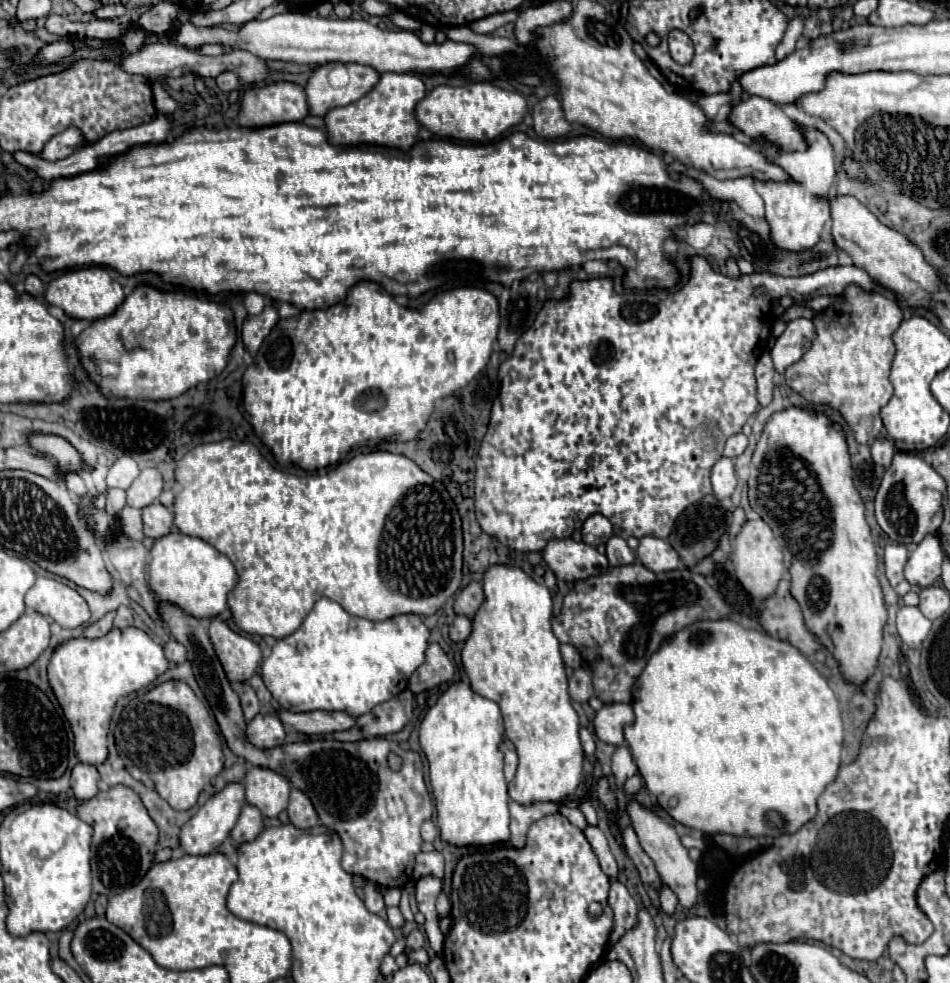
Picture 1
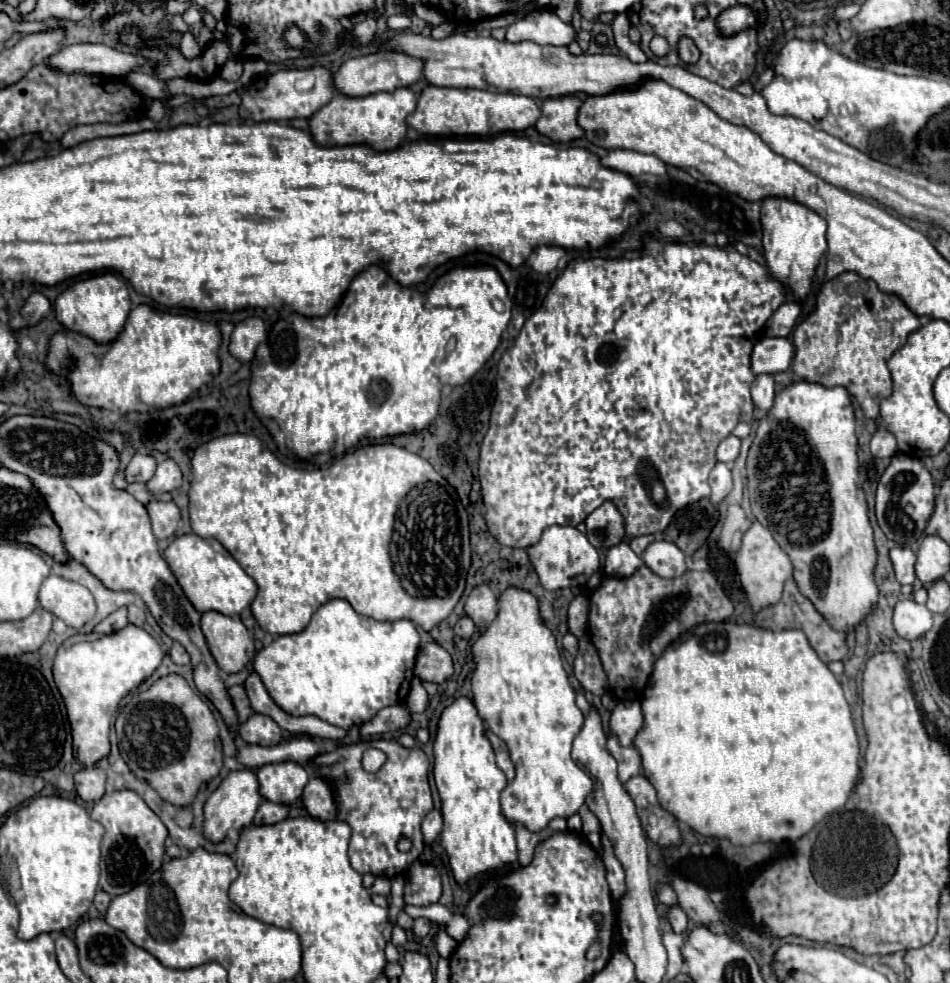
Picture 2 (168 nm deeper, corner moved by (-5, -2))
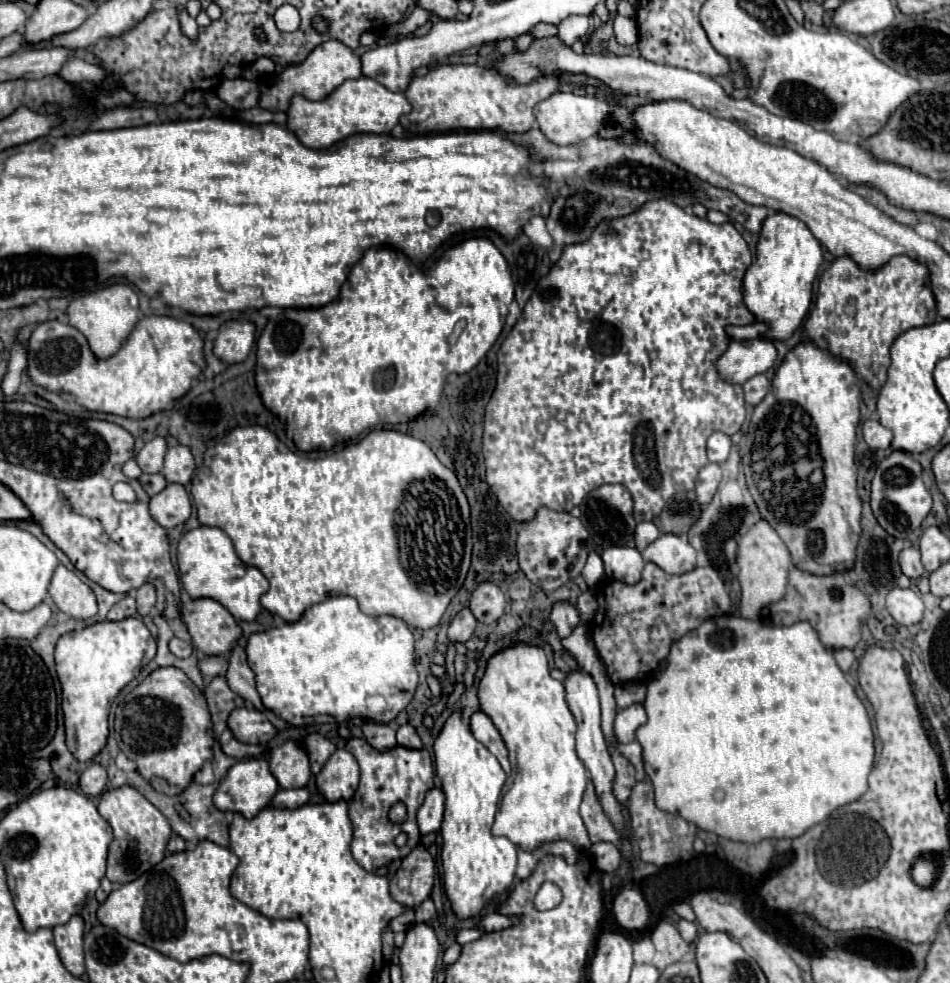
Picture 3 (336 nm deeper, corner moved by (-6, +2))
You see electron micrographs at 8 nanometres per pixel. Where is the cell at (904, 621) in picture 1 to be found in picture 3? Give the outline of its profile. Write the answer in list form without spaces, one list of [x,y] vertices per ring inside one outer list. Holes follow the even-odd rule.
[[[893,588],[887,594],[887,610],[899,626],[911,626],[923,618],[923,600],[911,588]]]

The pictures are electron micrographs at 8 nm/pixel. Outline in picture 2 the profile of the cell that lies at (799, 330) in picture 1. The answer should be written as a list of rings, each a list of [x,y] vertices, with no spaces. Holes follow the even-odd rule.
[[[760,338],[752,352],[752,370],[754,374],[778,374],[788,370],[796,354],[796,346],[784,338]]]

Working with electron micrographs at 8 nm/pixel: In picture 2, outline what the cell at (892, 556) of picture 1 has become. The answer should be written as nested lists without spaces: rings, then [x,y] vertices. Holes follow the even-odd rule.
[[[896,546],[896,548],[890,550],[890,558],[892,558],[892,564],[894,564],[896,580],[900,584],[912,584],[916,580],[916,576],[914,576],[916,554],[906,546]]]

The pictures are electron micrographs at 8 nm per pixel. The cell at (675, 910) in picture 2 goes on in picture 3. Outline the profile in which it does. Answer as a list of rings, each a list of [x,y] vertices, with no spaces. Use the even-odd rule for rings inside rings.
[[[679,920],[679,924],[677,924],[677,930],[679,930],[681,938],[683,938],[685,942],[689,942],[689,944],[691,944],[691,942],[697,938],[697,926],[695,926],[693,922]]]

